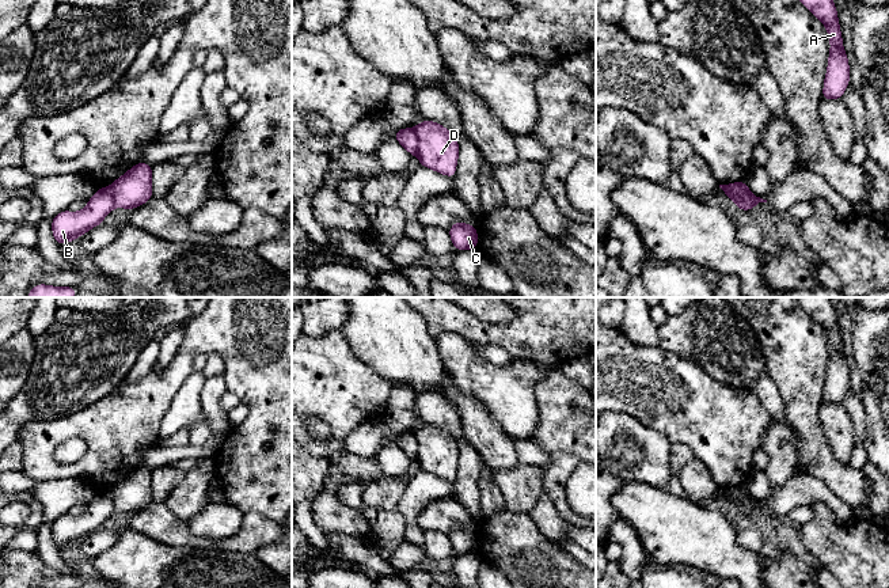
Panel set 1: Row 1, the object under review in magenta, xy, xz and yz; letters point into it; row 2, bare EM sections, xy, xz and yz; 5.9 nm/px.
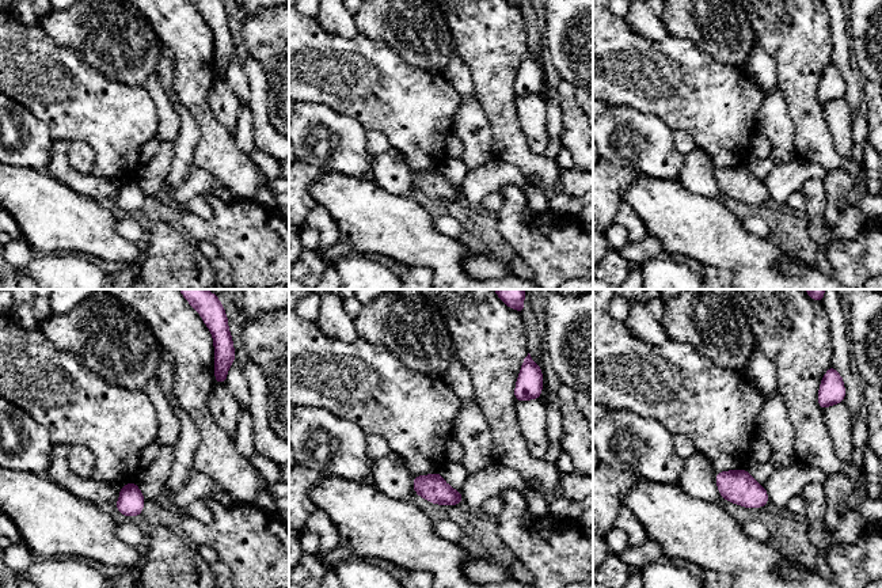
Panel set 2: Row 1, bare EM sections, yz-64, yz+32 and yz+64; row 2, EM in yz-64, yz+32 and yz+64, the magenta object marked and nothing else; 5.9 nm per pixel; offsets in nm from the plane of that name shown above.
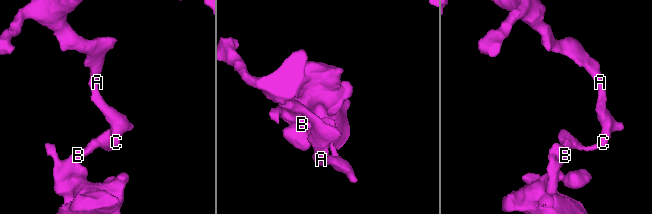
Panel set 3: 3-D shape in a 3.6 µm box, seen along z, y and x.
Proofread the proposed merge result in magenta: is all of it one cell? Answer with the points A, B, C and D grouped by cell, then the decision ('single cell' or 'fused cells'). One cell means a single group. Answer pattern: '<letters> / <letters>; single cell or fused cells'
A C D / B; fused cells

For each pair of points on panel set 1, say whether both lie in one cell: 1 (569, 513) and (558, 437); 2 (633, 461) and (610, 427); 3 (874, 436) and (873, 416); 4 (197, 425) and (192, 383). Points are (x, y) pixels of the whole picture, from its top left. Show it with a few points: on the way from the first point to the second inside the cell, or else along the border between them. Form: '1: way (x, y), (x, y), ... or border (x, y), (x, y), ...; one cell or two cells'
1: way (558, 494), (558, 456); one cell
2: way (631, 452), (616, 435); one cell
3: way (874, 431), (874, 421); one cell
4: way (192, 414), (192, 394); one cell

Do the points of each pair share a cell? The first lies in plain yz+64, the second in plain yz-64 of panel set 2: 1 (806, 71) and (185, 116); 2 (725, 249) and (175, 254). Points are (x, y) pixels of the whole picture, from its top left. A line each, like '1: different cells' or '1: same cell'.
1: different cells
2: different cells

